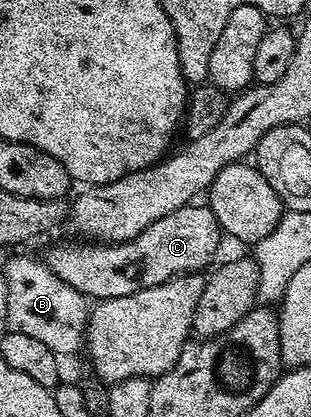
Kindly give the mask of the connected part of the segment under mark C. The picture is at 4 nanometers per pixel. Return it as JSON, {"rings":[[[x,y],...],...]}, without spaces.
{"rings":[[[193,203],[178,207],[178,211],[170,211],[170,215],[158,219],[158,223],[150,223],[142,235],[129,241],[64,241],[61,245],[50,246],[42,260],[50,271],[54,271],[54,275],[58,275],[58,279],[62,279],[62,283],[70,283],[74,291],[105,301],[111,297],[134,295],[134,291],[161,285],[181,273],[200,273],[204,268],[207,270],[220,249],[220,237],[222,230],[214,211],[207,204]]]}

